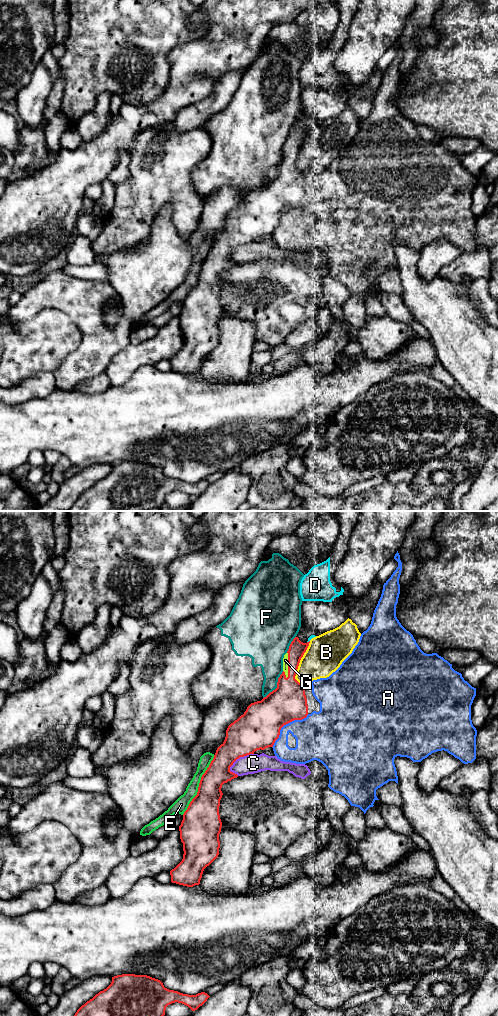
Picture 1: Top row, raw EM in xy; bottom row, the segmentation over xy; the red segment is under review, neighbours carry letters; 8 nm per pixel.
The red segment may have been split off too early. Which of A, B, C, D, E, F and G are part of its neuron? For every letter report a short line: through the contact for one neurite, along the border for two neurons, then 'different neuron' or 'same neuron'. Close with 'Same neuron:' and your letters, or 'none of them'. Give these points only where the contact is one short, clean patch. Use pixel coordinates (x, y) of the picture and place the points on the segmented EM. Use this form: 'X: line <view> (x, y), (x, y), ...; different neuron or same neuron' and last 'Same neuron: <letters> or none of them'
A: different neuron
B: different neuron
C: line xy (253, 753), (240, 756), (229, 770); different neuron
D: same neuron
E: different neuron
F: different neuron
G: same neuron
Same neuron: D, G

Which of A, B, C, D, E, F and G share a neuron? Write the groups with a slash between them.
A / B / C / D G / E / F

